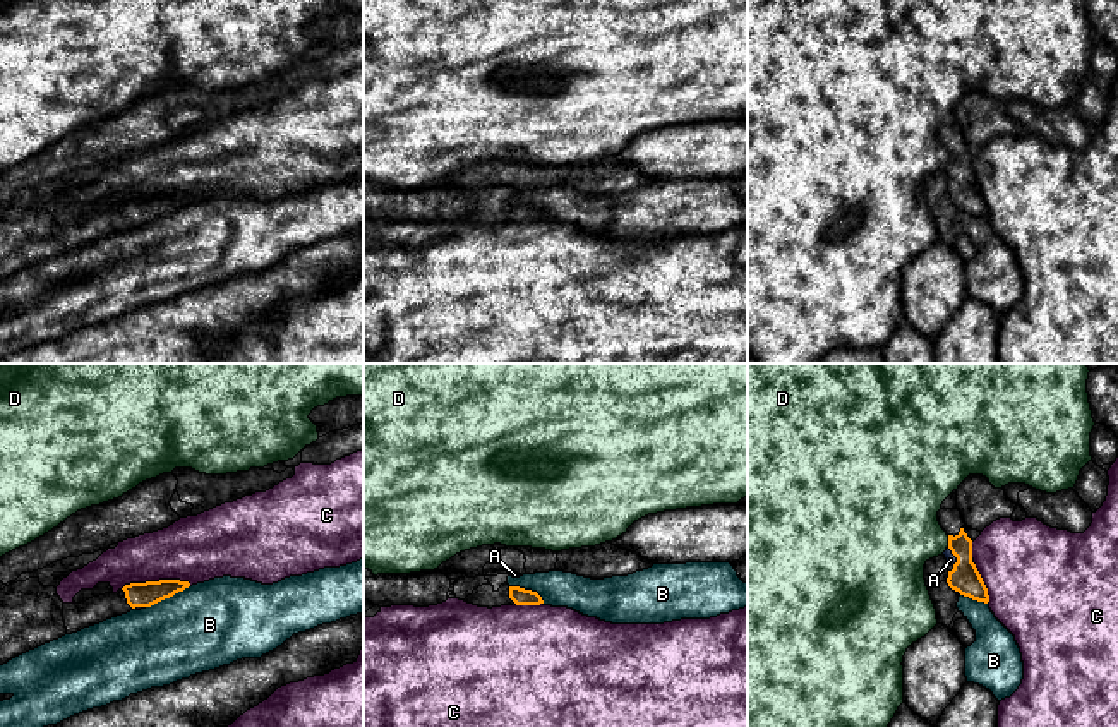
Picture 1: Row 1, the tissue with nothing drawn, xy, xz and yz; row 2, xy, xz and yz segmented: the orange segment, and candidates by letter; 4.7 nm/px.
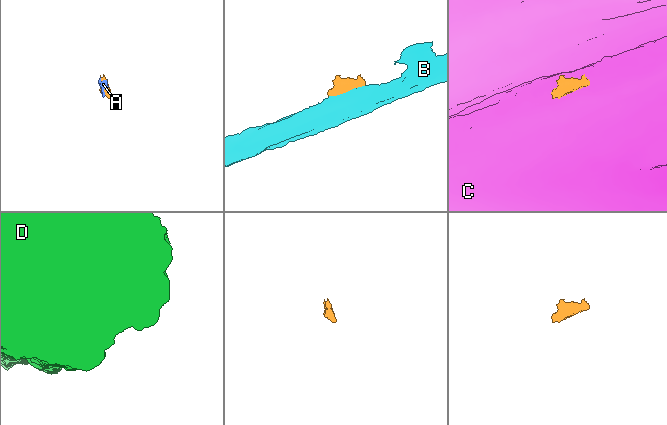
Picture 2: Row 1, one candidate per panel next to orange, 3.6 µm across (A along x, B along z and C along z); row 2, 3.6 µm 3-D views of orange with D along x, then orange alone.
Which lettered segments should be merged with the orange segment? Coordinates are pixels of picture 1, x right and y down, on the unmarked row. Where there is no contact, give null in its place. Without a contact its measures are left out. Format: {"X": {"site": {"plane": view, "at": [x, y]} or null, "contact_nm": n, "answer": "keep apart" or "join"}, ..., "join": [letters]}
{"A": {"site": {"plane": "yz", "at": [954, 170]}, "contact_nm": 90, "answer": "join"}, "B": {"site": {"plane": "xy", "at": [167, 213]}, "contact_nm": 240, "answer": "keep apart"}, "C": {"site": {"plane": "xy", "at": [155, 198]}, "contact_nm": 340, "answer": "keep apart"}, "D": {"site": {"plane": "yz", "at": [949, 156]}, "contact_nm": 60, "answer": "keep apart"}, "join": ["A"]}

